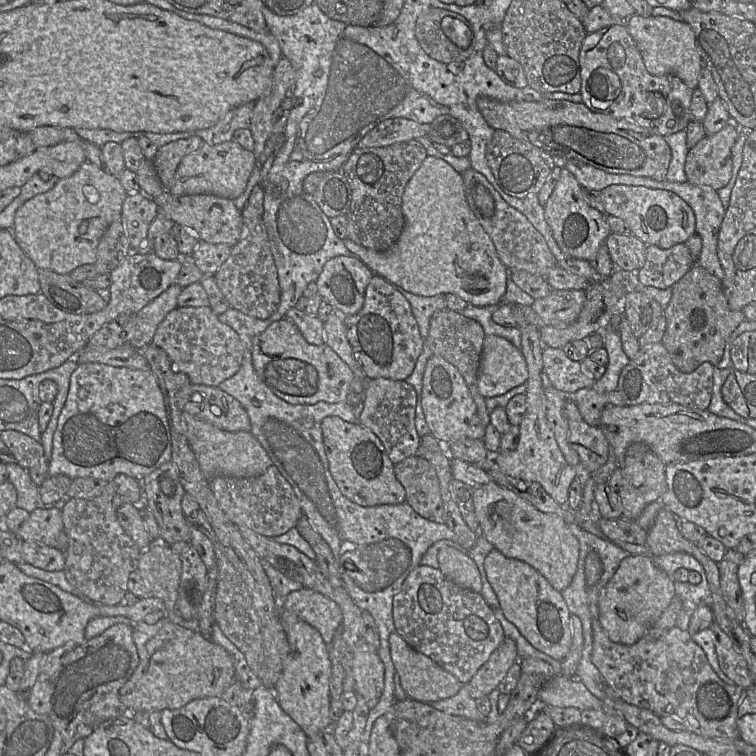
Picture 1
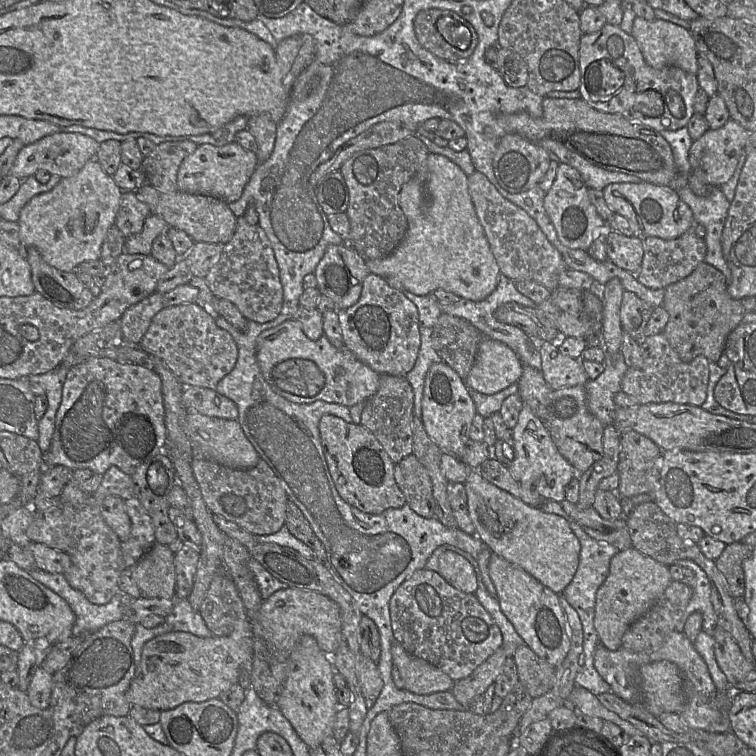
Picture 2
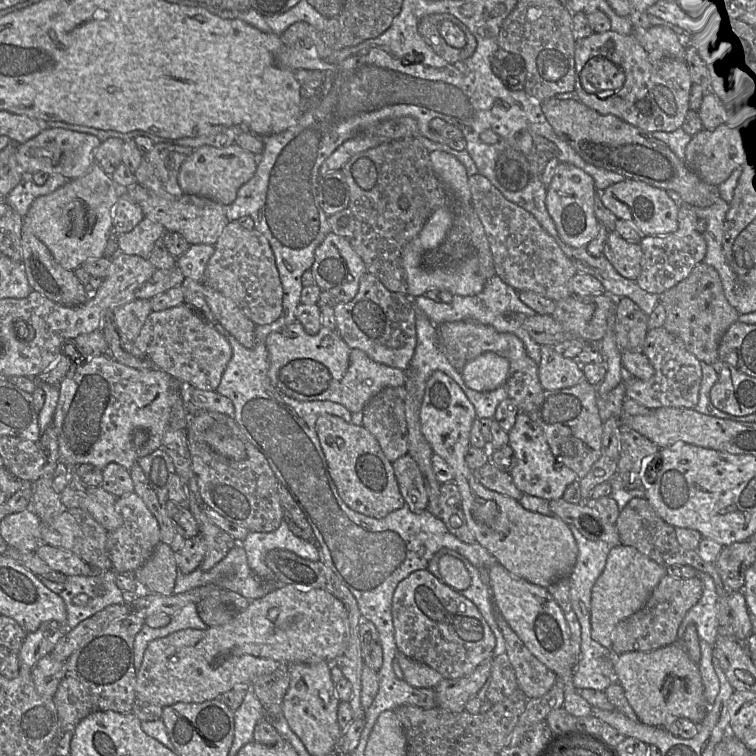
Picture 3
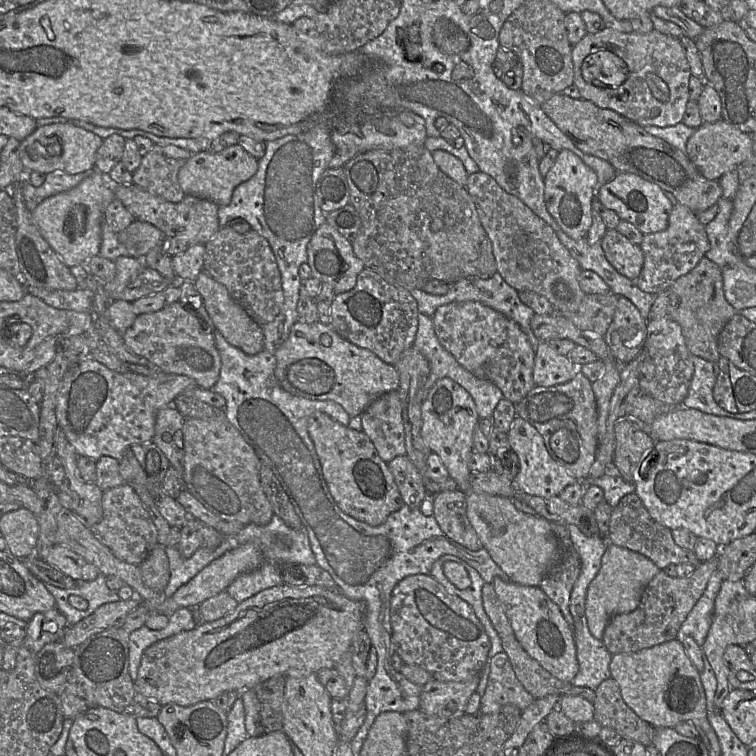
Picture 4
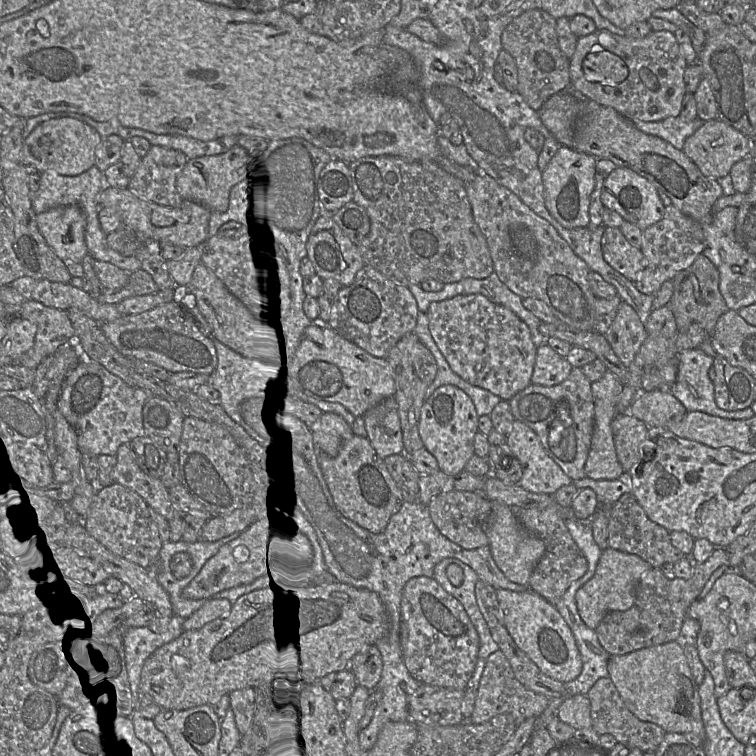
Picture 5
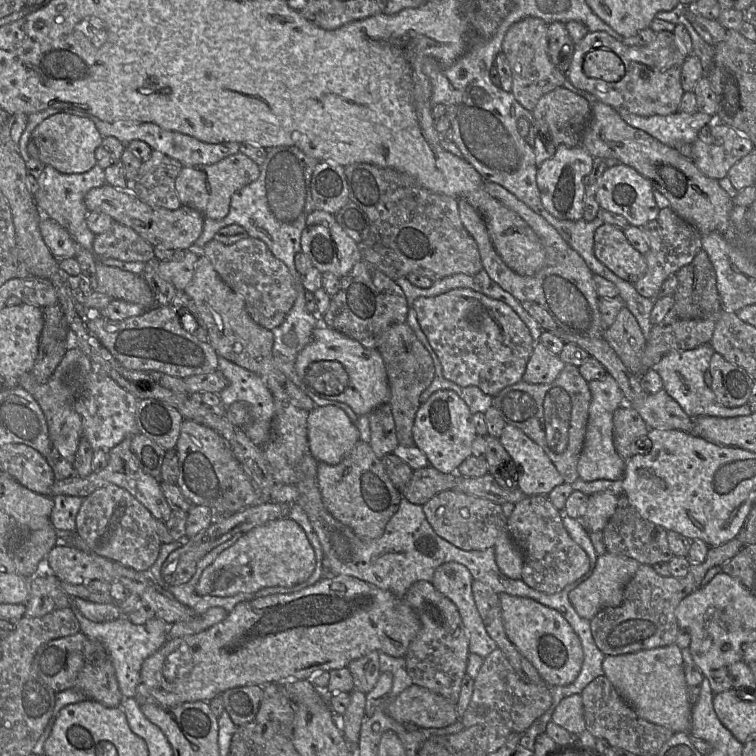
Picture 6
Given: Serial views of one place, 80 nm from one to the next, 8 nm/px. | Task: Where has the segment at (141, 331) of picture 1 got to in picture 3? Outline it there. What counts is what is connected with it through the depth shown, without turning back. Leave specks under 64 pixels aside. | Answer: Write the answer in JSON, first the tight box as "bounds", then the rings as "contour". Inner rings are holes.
{"bounds":[111,299,151,342],"contour":[[[136,299],[116,308],[111,316],[118,332],[125,335],[128,341],[133,342],[151,312],[149,300]]]}

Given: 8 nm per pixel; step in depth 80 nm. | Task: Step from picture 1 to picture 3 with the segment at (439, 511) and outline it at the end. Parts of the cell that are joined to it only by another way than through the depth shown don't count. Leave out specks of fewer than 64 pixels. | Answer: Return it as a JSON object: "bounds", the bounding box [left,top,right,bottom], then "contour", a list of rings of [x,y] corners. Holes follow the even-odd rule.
{"bounds":[392,455,428,513],"contour":[[[404,455],[392,462],[394,474],[401,495],[406,505],[414,513],[422,513],[428,509],[428,494],[421,471],[409,455]]]}

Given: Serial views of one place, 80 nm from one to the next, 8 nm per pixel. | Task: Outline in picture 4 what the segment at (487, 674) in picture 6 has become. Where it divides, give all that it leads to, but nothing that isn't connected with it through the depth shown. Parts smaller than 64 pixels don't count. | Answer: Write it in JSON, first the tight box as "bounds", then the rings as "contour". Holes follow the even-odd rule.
{"bounds":[479,652,534,714],"contour":[[[500,652],[493,656],[479,714],[493,714],[505,705],[514,705],[523,711],[534,700],[517,679],[507,654]]]}

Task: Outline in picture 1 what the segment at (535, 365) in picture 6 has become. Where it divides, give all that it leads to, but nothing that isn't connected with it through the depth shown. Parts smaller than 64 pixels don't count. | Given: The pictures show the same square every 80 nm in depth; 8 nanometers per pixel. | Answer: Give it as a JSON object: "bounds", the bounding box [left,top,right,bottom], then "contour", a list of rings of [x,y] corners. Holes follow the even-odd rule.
{"bounds":[543,347,595,393],"contour":[[[544,347],[543,369],[551,385],[559,391],[574,393],[595,383],[581,362],[568,358],[561,348]]]}

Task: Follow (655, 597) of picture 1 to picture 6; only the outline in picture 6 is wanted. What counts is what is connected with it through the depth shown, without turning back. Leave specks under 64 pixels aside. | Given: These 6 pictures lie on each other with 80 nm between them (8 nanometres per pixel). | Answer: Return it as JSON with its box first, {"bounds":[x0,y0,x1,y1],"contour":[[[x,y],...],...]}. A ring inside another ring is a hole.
{"bounds":[569,552,640,621],"contour":[[[609,552],[598,556],[591,576],[569,593],[569,600],[576,612],[590,621],[600,610],[619,606],[623,600],[624,588],[639,566],[640,563],[638,561],[626,556]]]}

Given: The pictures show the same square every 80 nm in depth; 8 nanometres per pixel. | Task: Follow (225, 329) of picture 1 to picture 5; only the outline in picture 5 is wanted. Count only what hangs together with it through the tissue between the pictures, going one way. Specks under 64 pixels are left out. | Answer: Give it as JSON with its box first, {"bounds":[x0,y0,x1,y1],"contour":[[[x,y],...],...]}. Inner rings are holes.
{"bounds":[101,302,218,375],"contour":[[[175,302],[166,303],[141,314],[101,323],[101,328],[113,346],[129,359],[156,364],[170,373],[212,375],[218,365],[215,341],[200,331],[193,317],[183,311],[183,306]]]}

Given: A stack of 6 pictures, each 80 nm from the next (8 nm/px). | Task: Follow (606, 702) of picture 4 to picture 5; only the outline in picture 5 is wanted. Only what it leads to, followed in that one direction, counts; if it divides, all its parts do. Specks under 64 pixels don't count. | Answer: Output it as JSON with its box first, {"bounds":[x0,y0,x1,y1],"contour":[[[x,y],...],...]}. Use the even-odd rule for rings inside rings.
{"bounds":[587,677,666,752],"contour":[[[609,677],[600,678],[587,694],[590,702],[591,727],[600,736],[610,734],[617,743],[637,748],[641,752],[655,751],[666,732],[651,722],[638,719],[624,704],[615,685]]]}

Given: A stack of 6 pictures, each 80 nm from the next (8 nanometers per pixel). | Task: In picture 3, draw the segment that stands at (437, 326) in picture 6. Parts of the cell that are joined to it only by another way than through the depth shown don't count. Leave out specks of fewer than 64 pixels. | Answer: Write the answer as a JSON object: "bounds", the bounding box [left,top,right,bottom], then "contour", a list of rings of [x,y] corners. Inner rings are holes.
{"bounds":[436,321,544,413],"contour":[[[452,321],[436,325],[439,340],[443,348],[453,348],[471,361],[485,352],[494,352],[509,361],[509,374],[505,382],[508,398],[515,401],[520,412],[528,413],[535,403],[537,396],[544,390],[539,375],[538,364],[528,355],[526,348],[516,335],[498,332],[493,327],[474,321]]]}

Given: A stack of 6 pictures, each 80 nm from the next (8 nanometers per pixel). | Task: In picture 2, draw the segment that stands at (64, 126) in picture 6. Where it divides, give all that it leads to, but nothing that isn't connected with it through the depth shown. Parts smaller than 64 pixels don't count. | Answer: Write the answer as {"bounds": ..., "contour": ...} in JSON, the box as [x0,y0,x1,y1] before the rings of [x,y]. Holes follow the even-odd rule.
{"bounds":[9,132,100,180],"contour":[[[59,132],[45,136],[38,141],[24,145],[9,170],[9,174],[20,180],[34,175],[38,170],[46,170],[51,175],[56,174],[62,178],[76,175],[80,169],[91,159],[95,159],[100,143],[93,138],[80,133]]]}

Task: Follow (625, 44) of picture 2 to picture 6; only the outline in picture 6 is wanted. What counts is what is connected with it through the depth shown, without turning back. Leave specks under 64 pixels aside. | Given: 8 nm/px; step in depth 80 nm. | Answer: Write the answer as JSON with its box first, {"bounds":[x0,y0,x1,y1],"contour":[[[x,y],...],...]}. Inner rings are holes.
{"bounds":[567,31,687,116],"contour":[[[603,31],[588,32],[577,44],[567,79],[578,89],[594,95],[598,101],[615,110],[626,110],[639,116],[669,115],[679,111],[684,90],[681,85],[681,69],[687,52],[681,40],[673,32],[658,32],[655,38],[644,46],[626,46]],[[595,50],[610,50],[616,53],[625,66],[625,75],[617,82],[606,82],[590,78],[583,71],[586,53]]]}

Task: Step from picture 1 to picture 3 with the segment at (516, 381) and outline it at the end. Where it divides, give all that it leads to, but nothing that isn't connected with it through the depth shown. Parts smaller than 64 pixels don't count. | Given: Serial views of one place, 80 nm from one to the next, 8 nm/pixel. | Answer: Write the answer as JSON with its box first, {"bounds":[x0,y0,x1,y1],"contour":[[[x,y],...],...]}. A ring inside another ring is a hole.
{"bounds":[461,352,509,392],"contour":[[[485,352],[468,361],[461,373],[469,388],[486,392],[505,384],[509,367],[509,361],[506,358],[494,352]]]}

